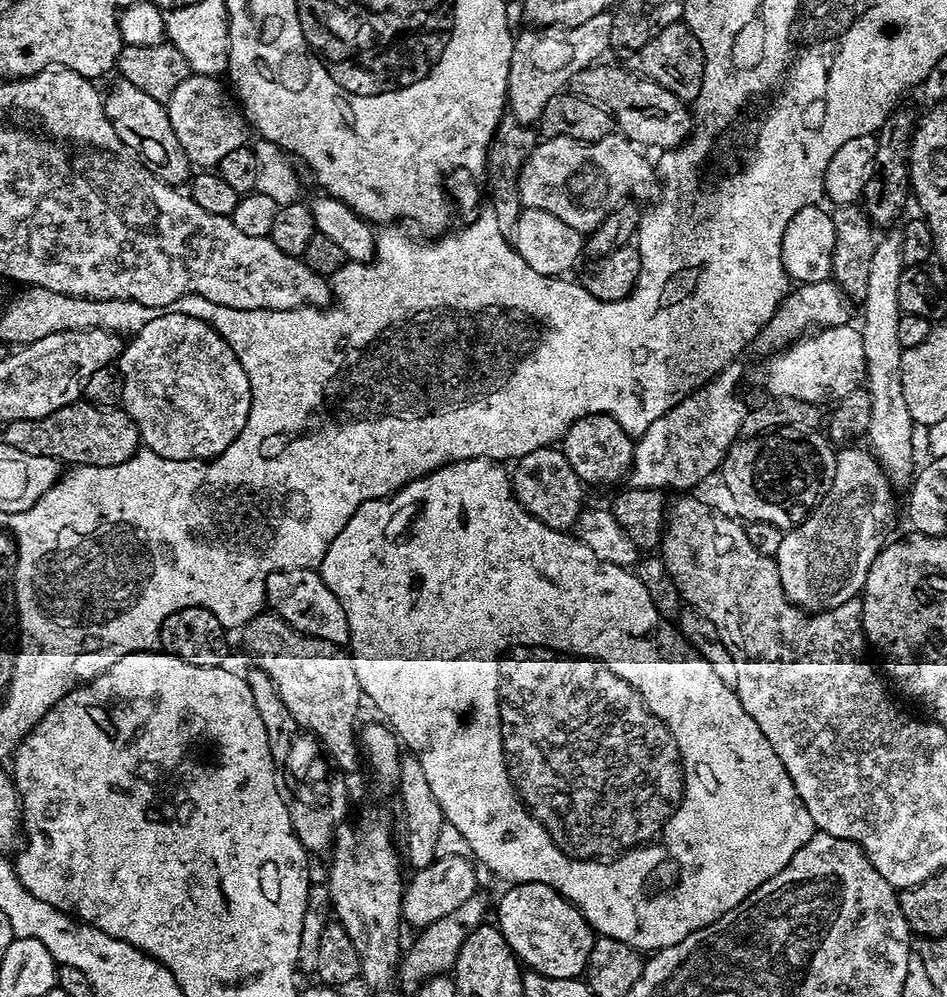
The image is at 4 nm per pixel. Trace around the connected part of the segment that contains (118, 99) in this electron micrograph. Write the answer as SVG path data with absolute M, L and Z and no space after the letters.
M120 78L117 81L112 91L105 93L103 101L104 113L119 140L164 184L183 185L191 175L192 165L170 124L167 107L128 80Z

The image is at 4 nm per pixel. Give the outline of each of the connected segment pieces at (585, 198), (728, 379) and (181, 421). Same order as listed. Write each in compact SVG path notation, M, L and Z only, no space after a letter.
M623 134L597 140L575 140L565 136L541 139L521 167L518 190L524 208L546 210L581 234L593 232L611 214L622 198L653 183L654 168L641 149Z
M733 362L728 365L727 368L723 368L721 372L716 373L711 380L700 385L696 391L691 392L685 400L681 400L679 404L675 404L671 410L666 414L657 416L654 422L650 422L650 426L645 432L639 433L638 439L635 441L634 447L632 449L632 464L628 467L626 473L626 480L631 487L634 488L658 488L661 490L669 490L668 488L684 488L680 490L692 490L695 484L700 484L708 475L715 473L719 469L720 465L724 462L724 455L728 453L729 448L736 443L738 437L740 436L740 427L744 421L744 415L748 413L749 405L744 404L742 397L736 393L736 387L740 384L740 368L739 363Z
M168 314L153 315L156 317L153 320L146 321L145 324L143 321L135 329L134 335L131 337L133 340L128 340L123 345L123 351L118 357L118 371L120 377L124 380L124 385L122 386L122 407L128 413L128 417L136 421L143 447L147 451L158 454L167 460L211 460L214 456L222 455L234 442L234 438L238 438L238 434L246 426L246 418L250 414L250 402L252 401L250 378L246 374L246 370L242 368L242 362L236 356L236 351L223 340L219 333L212 329L211 324L198 319L196 316L181 318L176 314L171 314L172 316L164 315Z

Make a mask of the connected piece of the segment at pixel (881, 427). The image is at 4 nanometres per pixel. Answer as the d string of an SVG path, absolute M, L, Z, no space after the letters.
M892 230L889 236L881 235L876 241L876 249L870 258L870 278L866 282L866 290L862 293L864 300L864 321L858 324L862 334L862 351L866 356L866 391L872 399L870 410L870 422L866 440L869 440L870 451L880 463L881 469L890 477L891 483L898 486L907 485L913 479L914 467L912 468L912 428L914 421L910 410L906 410L906 398L902 398L902 378L900 377L900 363L904 349L898 342L898 318L902 315L898 306L898 278L902 274L904 263L902 262L902 242L899 231Z

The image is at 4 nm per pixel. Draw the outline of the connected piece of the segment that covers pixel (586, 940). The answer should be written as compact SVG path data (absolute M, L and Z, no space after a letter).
M513 883L509 888L512 889L501 898L500 905L497 908L495 905L494 916L496 912L497 920L495 923L521 965L550 978L574 980L583 977L594 941L594 929L588 925L586 917L549 884Z

